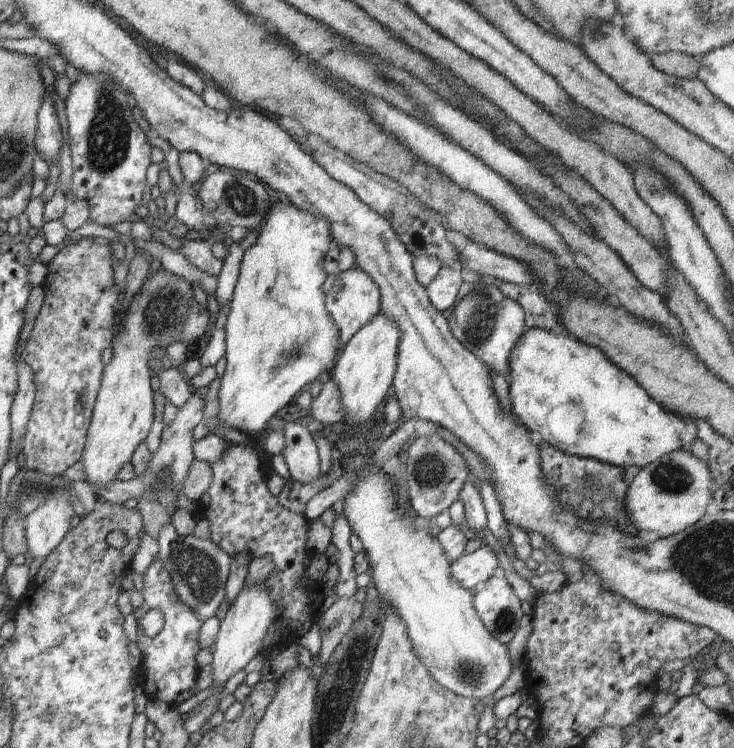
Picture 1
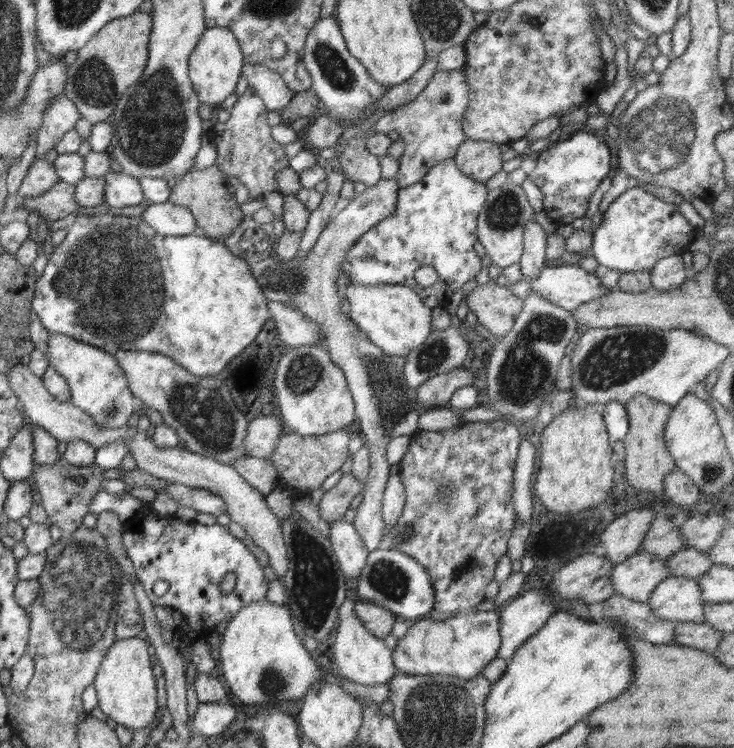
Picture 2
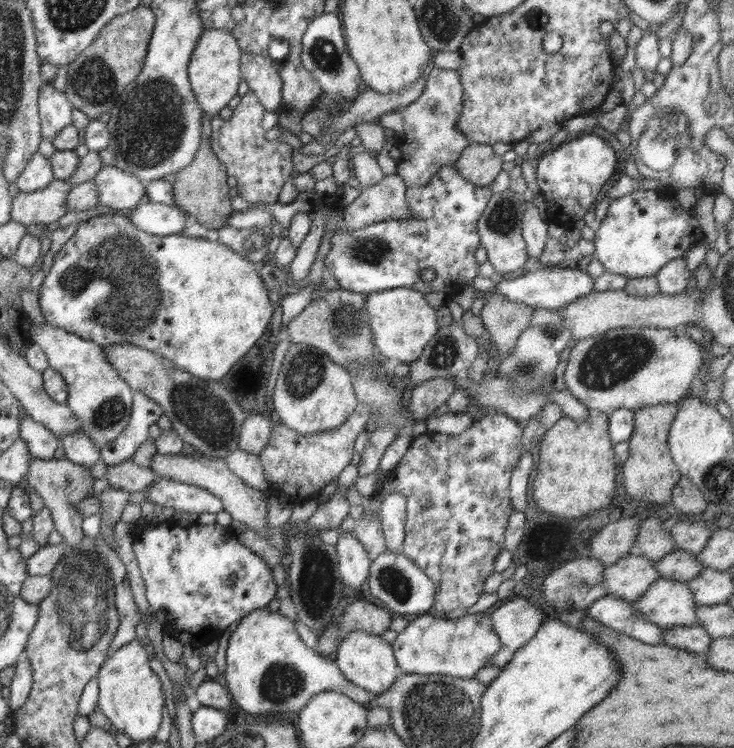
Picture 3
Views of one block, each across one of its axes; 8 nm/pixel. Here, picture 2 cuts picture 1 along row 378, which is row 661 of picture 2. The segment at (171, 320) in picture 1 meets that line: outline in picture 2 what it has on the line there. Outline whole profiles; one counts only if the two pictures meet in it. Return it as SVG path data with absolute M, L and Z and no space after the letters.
M137 637L116 640L102 659L92 684L97 693L98 708L132 732L149 727L158 712L156 677L152 673L148 647L148 641Z

